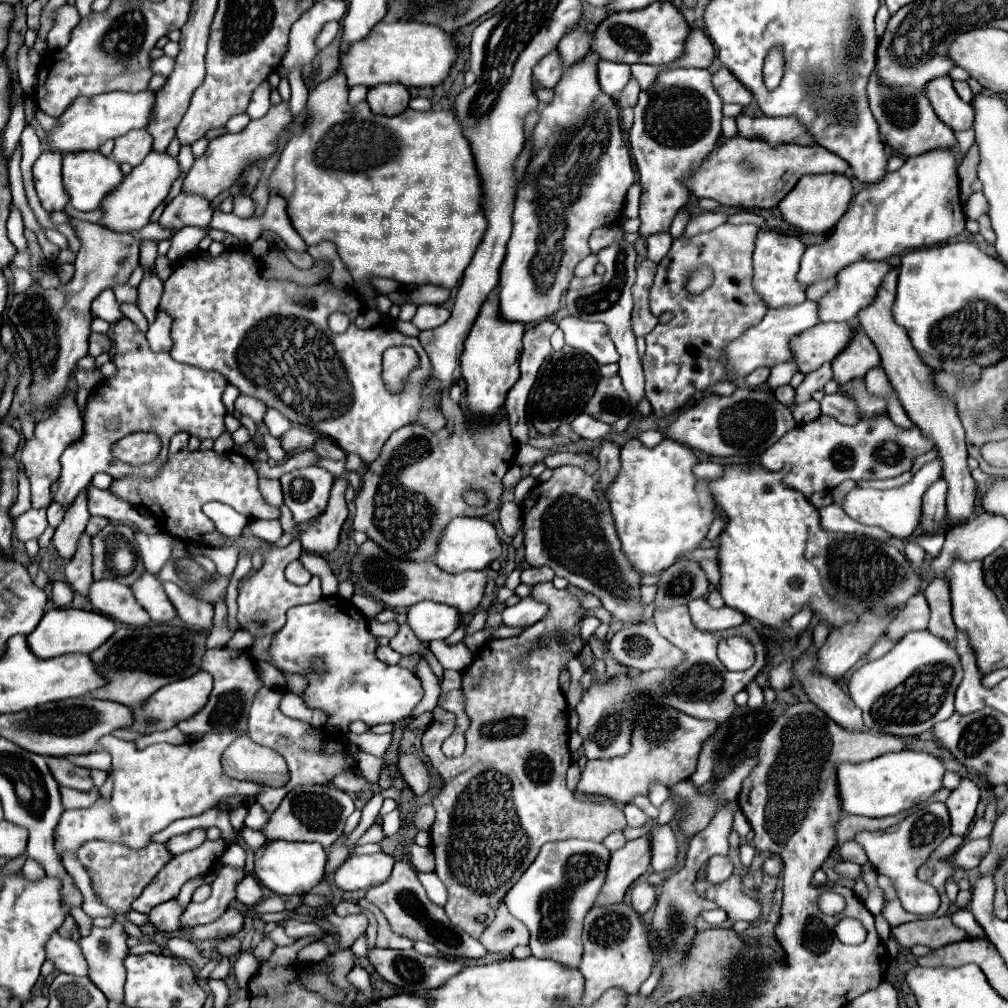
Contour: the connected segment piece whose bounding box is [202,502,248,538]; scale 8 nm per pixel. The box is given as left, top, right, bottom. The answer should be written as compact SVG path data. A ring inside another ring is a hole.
M208 502L204 504L204 514L214 522L216 530L224 536L236 536L242 534L242 528L248 524L248 518L240 512L236 512L234 508L230 508L228 504L222 502Z

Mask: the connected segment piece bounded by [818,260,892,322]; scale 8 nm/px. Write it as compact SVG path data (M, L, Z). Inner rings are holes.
M860 260L846 266L838 274L838 286L818 302L818 312L822 322L848 322L862 308L868 308L874 302L874 296L878 294L878 284L882 284L882 278L890 272L890 268L892 266L888 262L868 262L868 260Z

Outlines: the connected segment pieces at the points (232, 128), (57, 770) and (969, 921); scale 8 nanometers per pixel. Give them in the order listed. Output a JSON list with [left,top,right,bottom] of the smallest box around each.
[[226,114,250,132],[48,758,94,792],[952,908,986,938]]

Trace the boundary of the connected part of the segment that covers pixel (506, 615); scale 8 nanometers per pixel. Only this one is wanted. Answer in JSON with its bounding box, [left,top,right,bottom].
[502,598,546,628]

